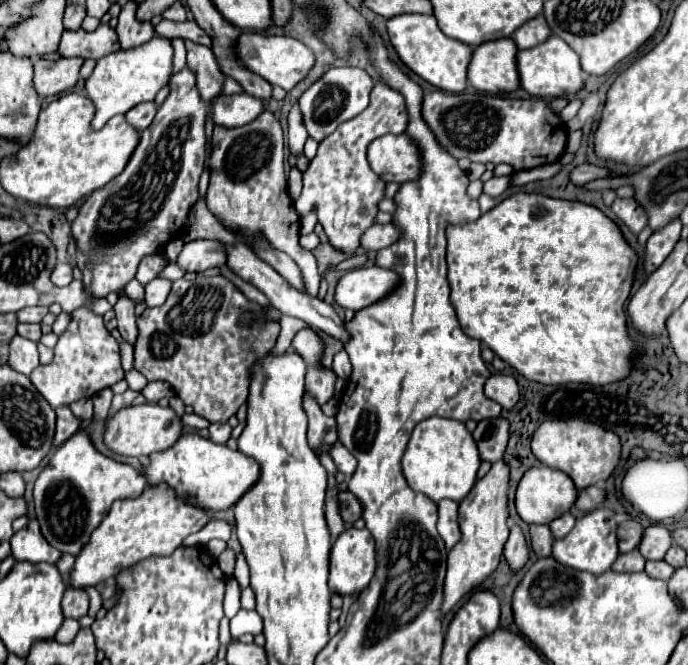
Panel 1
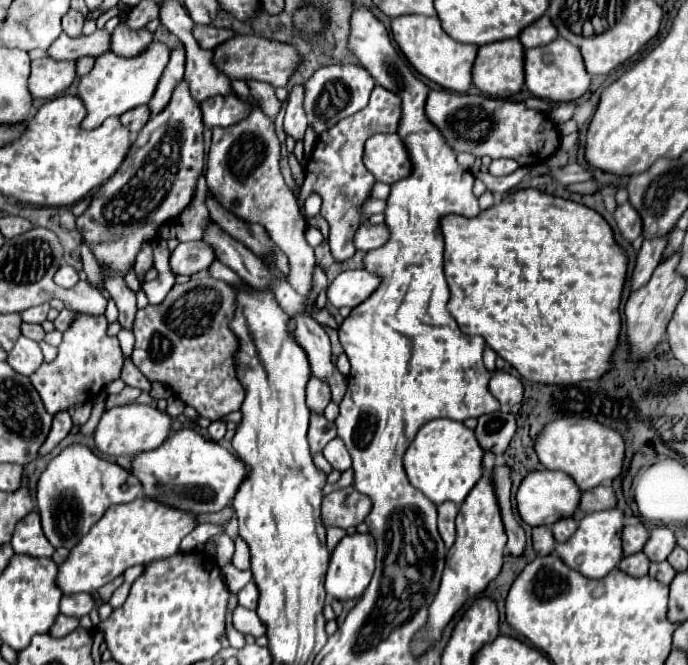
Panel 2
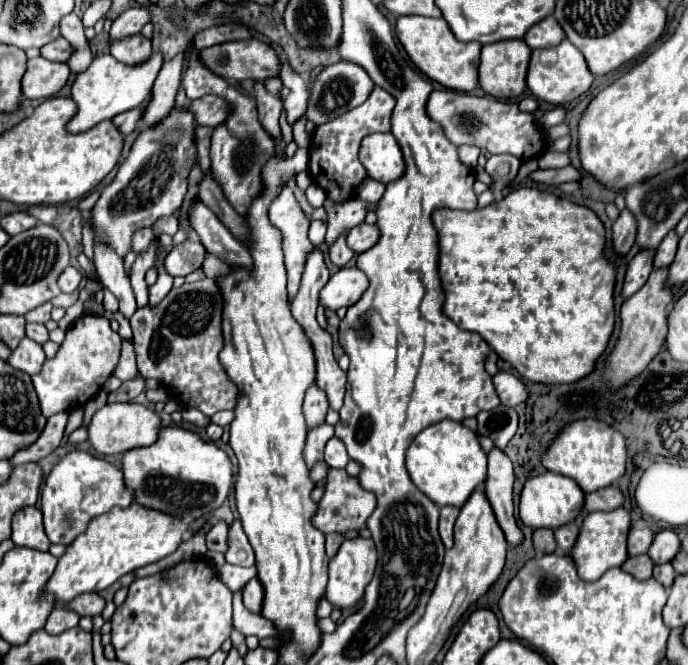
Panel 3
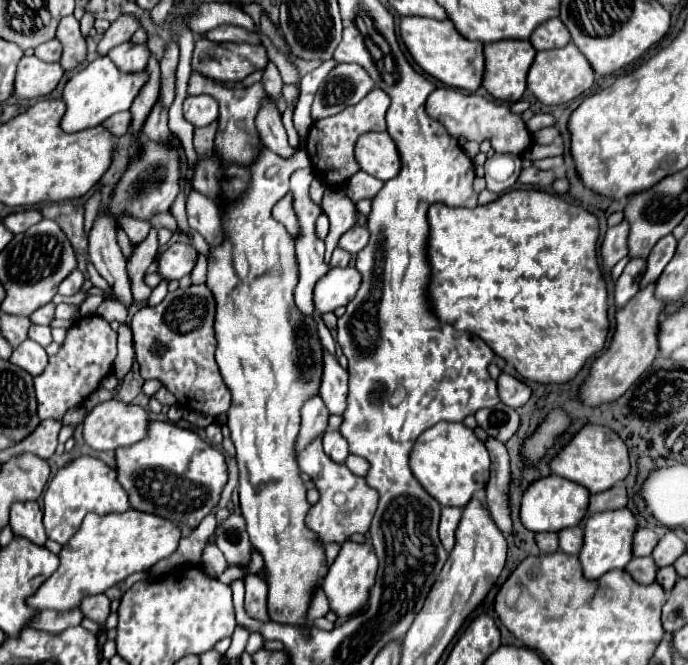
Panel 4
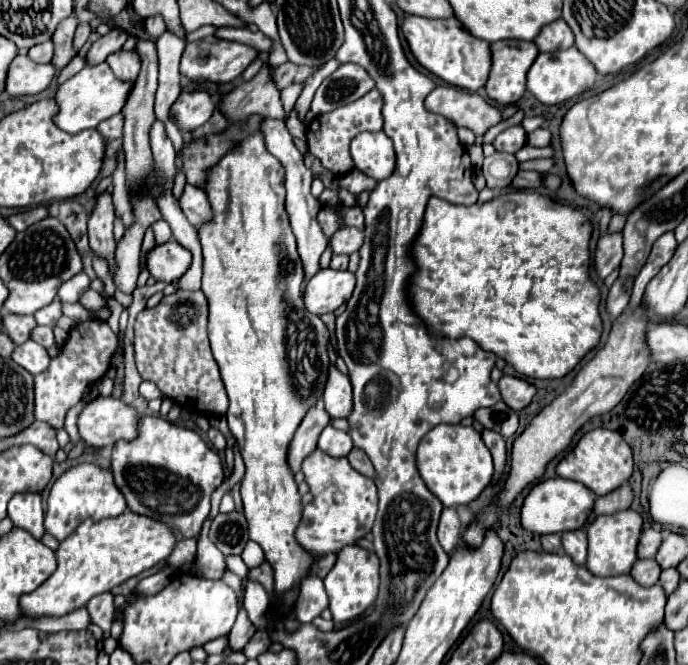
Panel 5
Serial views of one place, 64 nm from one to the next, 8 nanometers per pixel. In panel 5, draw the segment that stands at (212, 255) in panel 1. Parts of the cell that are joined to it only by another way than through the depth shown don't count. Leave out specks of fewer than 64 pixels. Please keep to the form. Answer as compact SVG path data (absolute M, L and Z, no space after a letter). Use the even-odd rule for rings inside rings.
M170 240L148 250L144 260L152 278L162 282L176 282L190 266L190 252L178 242Z

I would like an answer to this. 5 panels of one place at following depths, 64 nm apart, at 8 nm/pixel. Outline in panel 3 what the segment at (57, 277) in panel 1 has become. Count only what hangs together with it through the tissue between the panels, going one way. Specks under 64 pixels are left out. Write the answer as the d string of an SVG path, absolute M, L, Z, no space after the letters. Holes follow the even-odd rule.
M72 266L66 268L62 272L62 276L58 278L58 286L60 286L62 292L74 292L74 290L78 290L80 282L82 282L82 274L76 268L72 268Z

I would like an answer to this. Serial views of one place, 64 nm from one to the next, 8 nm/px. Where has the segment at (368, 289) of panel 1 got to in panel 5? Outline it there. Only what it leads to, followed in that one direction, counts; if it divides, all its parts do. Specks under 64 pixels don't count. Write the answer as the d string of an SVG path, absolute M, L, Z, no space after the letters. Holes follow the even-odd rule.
M320 270L304 288L304 304L316 316L334 312L340 304L350 300L354 282L356 278L348 270Z

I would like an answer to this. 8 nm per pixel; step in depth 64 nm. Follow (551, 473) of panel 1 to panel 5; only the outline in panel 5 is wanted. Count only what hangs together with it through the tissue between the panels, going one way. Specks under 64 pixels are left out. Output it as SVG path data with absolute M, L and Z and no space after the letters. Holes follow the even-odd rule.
M550 478L532 486L530 494L522 506L522 526L534 534L562 534L568 530L578 530L586 524L592 514L592 502L596 502L596 494L580 482L572 482L566 478Z

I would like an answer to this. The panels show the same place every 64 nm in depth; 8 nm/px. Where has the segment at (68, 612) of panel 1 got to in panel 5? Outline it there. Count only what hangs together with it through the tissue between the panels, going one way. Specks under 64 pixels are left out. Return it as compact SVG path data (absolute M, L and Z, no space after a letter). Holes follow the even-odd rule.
M104 592L96 598L92 598L88 602L88 612L90 612L90 618L94 624L98 624L106 636L110 636L110 624L112 624L112 618L114 618L114 594L112 592Z

